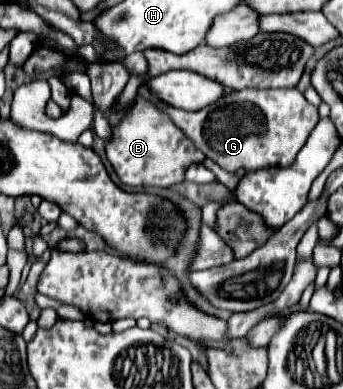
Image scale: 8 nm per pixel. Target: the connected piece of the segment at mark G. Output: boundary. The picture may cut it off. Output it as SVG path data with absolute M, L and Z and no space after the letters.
M144 81L138 87L138 95L154 103L166 113L200 149L208 159L218 163L228 173L244 169L244 173L260 171L264 167L290 167L304 147L308 135L320 121L318 107L306 101L298 89L242 89L232 91L218 103L204 107L202 111L190 113L184 109L170 107L160 101Z

